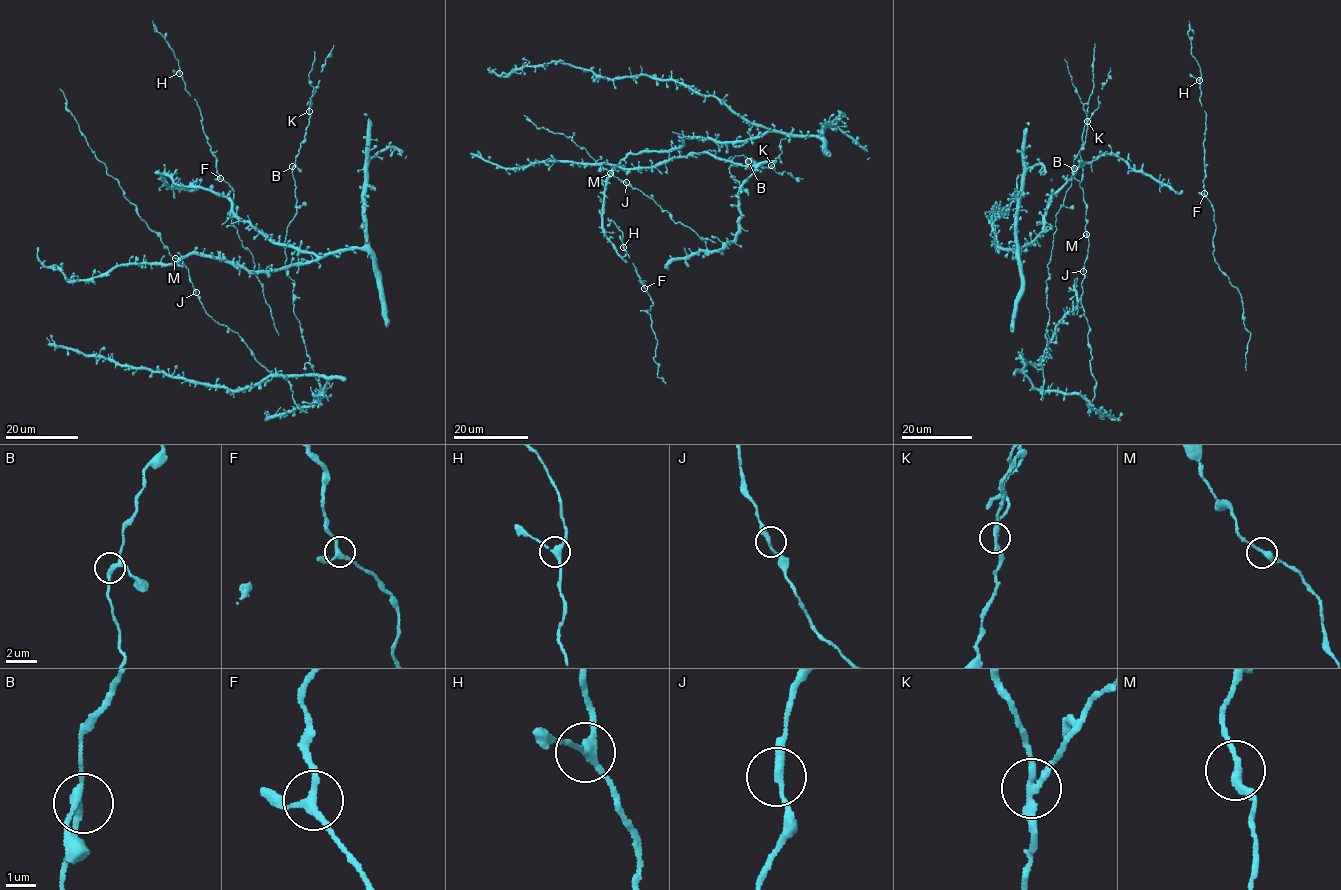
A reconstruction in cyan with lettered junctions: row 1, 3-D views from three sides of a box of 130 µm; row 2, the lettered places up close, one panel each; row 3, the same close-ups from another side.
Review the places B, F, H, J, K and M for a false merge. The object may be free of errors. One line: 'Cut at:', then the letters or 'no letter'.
Cut at: K

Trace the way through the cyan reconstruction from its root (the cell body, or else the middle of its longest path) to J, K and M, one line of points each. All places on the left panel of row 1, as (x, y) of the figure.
J: (300, 327), (324, 392), (318, 395), (325, 390), (299, 409), (290, 383), (210, 316), (196, 292)
K: (300, 327), (293, 311), (294, 281), (285, 269), (283, 244), (296, 213), (292, 166), (309, 122), (308, 111)
M: (300, 327), (324, 392), (318, 395), (325, 390), (299, 409), (290, 383), (205, 311), (188, 269), (174, 258)

